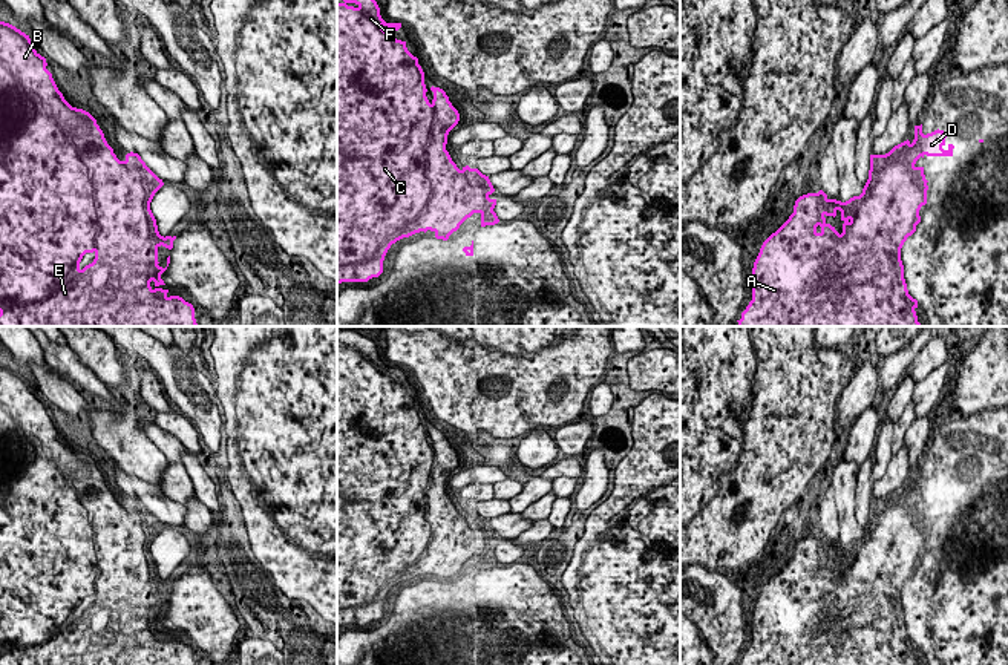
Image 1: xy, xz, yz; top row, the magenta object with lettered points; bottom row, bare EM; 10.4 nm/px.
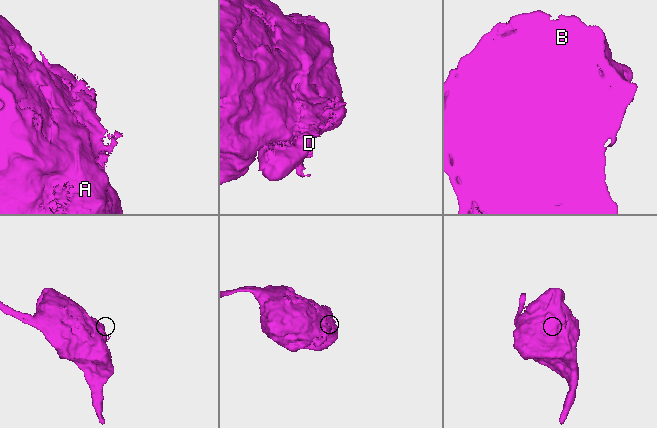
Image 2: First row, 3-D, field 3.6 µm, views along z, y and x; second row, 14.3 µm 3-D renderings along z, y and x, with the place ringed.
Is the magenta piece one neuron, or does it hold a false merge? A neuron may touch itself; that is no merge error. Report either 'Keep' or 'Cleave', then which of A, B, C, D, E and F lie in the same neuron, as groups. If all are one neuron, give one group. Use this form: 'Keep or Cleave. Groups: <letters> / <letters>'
Keep. Groups: A B C D E F

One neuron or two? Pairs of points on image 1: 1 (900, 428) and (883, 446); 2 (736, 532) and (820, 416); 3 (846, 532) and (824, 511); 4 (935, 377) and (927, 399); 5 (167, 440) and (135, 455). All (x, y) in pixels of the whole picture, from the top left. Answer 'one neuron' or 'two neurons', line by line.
1: two neurons
2: one neuron
3: two neurons
4: one neuron
5: two neurons

